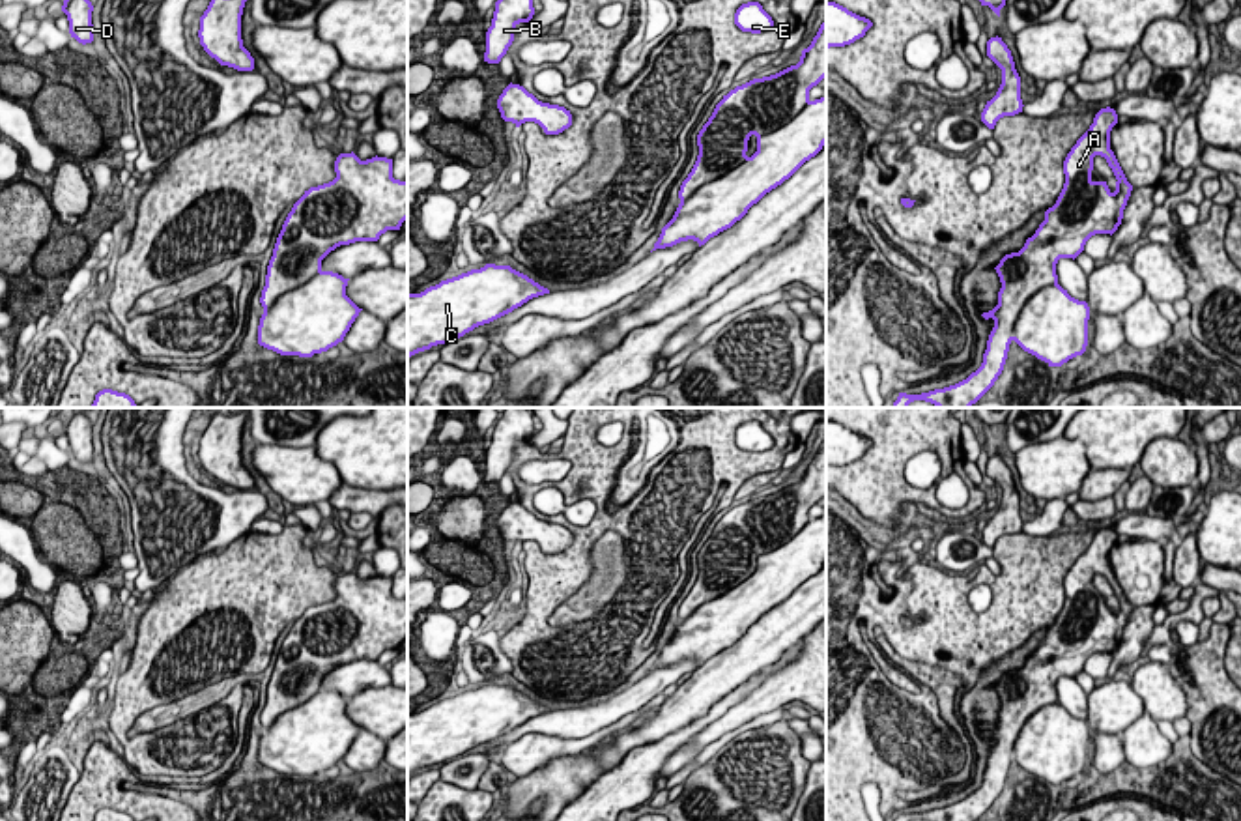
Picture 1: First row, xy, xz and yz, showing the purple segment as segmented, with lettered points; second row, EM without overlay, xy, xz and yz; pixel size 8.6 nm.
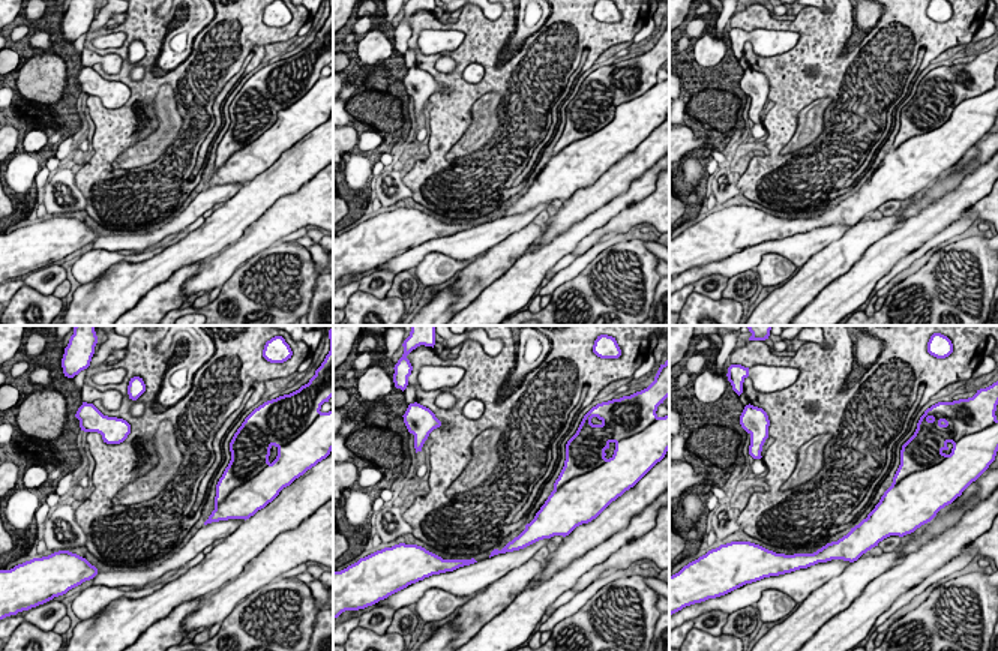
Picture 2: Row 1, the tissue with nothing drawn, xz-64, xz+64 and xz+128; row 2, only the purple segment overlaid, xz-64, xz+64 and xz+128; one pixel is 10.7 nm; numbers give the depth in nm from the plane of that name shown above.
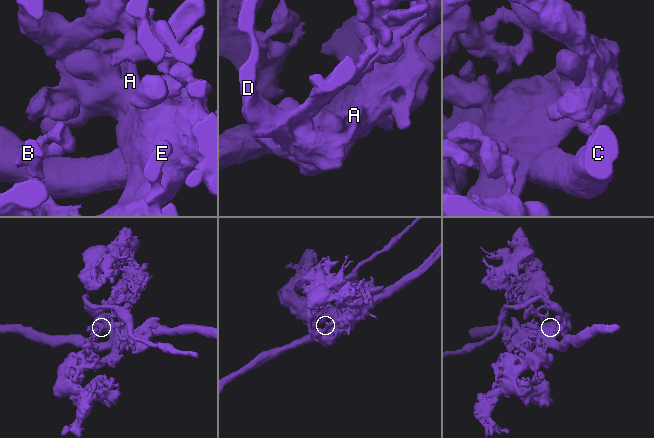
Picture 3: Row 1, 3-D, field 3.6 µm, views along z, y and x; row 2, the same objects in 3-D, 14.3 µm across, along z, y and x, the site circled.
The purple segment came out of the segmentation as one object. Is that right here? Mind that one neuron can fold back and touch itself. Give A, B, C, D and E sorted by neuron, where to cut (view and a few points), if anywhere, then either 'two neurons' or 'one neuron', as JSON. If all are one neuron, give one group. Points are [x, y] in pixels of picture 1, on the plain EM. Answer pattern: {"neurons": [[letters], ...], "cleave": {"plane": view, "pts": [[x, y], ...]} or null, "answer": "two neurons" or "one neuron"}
{"neurons": [["A", "B", "D", "E"], ["C"]], "cleave": {"plane": "xz", "pts": [[748, 576], [705, 601], [681, 621]]}, "answer": "two neurons"}

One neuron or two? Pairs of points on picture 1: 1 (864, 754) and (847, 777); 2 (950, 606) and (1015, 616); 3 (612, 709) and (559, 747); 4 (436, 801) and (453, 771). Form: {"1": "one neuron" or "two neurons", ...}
{"1": "one neuron", "2": "one neuron", "3": "two neurons", "4": "two neurons"}

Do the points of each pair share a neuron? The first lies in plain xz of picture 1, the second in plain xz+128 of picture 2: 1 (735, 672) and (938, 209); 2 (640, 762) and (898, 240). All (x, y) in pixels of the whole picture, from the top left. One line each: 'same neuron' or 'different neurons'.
1: different neurons
2: same neuron

